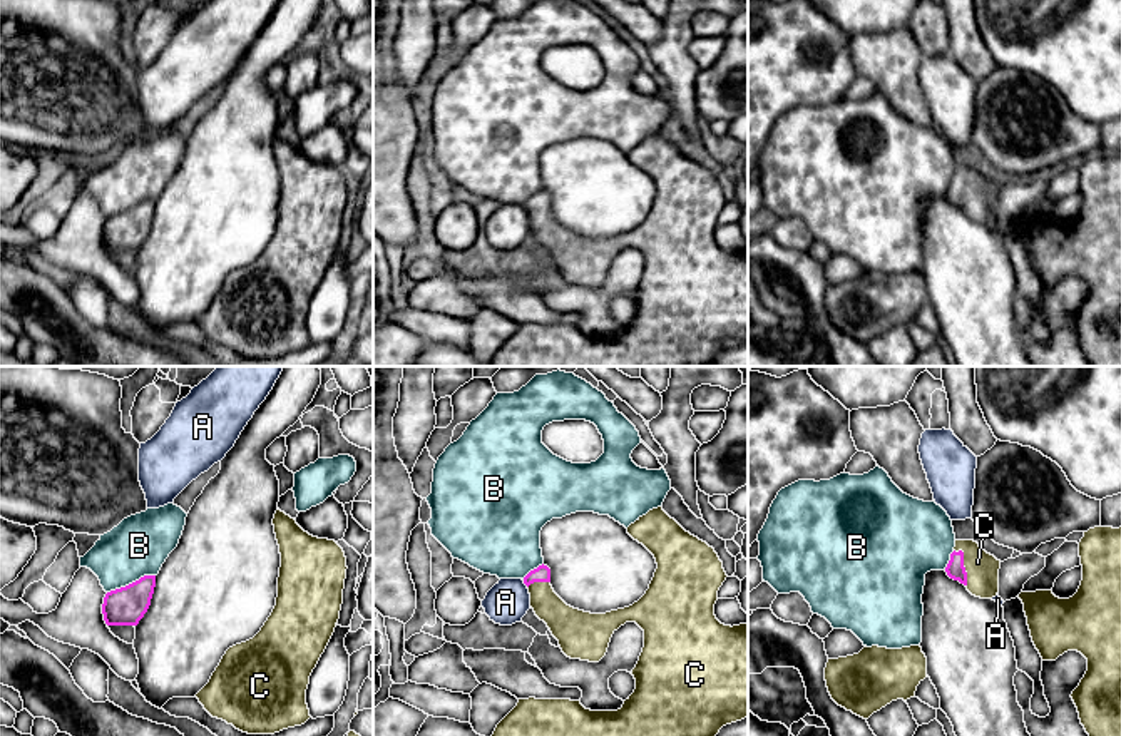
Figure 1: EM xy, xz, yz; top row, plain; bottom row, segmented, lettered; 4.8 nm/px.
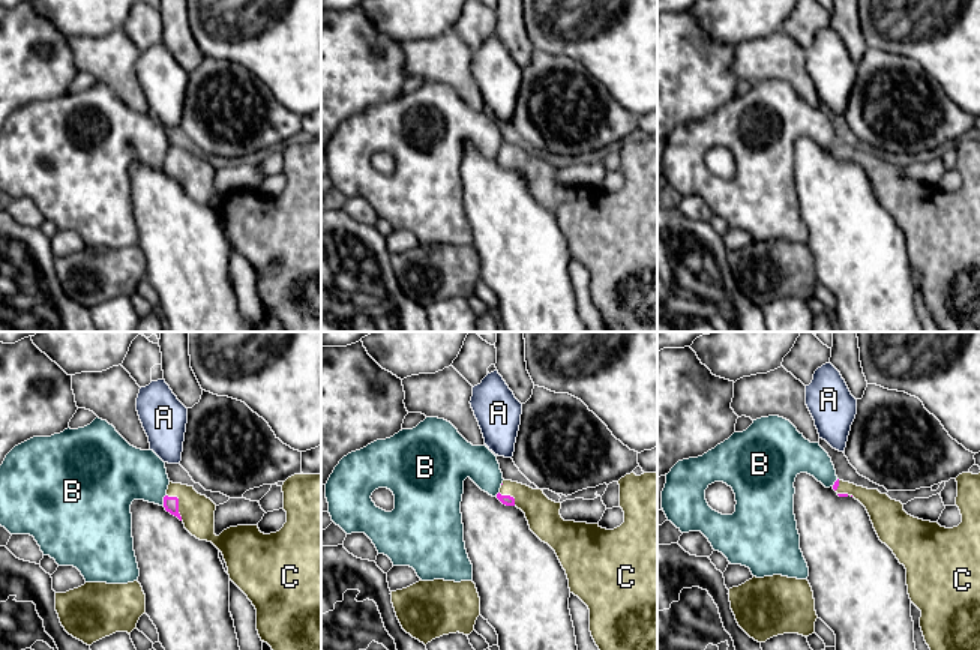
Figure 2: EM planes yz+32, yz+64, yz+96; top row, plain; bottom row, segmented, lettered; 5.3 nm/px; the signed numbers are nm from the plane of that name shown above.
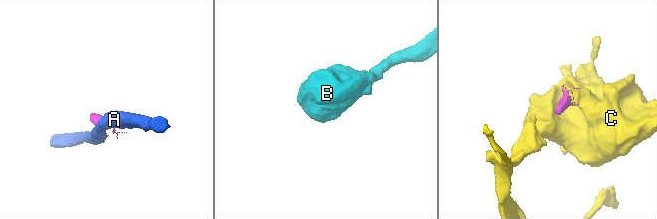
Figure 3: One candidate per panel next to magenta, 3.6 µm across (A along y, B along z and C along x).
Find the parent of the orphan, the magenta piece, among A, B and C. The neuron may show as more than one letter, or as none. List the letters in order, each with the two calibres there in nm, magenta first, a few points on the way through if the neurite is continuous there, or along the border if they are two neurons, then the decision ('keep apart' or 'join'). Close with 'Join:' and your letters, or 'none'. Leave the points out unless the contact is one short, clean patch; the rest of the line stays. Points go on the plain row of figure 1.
A: 80/200 nm | along xz (522, 206), (527, 211) | keep apart
B: 190/280 nm | keep apart
C: 90/160 nm | across yz (954, 194), (962, 191), (982, 194) | join
Join: C

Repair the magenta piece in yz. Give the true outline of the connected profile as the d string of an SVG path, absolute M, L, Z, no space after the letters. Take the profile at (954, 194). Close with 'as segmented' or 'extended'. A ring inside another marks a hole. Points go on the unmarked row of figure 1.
M955 166L945 192L950 204L959 206L980 224L992 224L999 217L1001 186L987 179L974 166Z; extended

